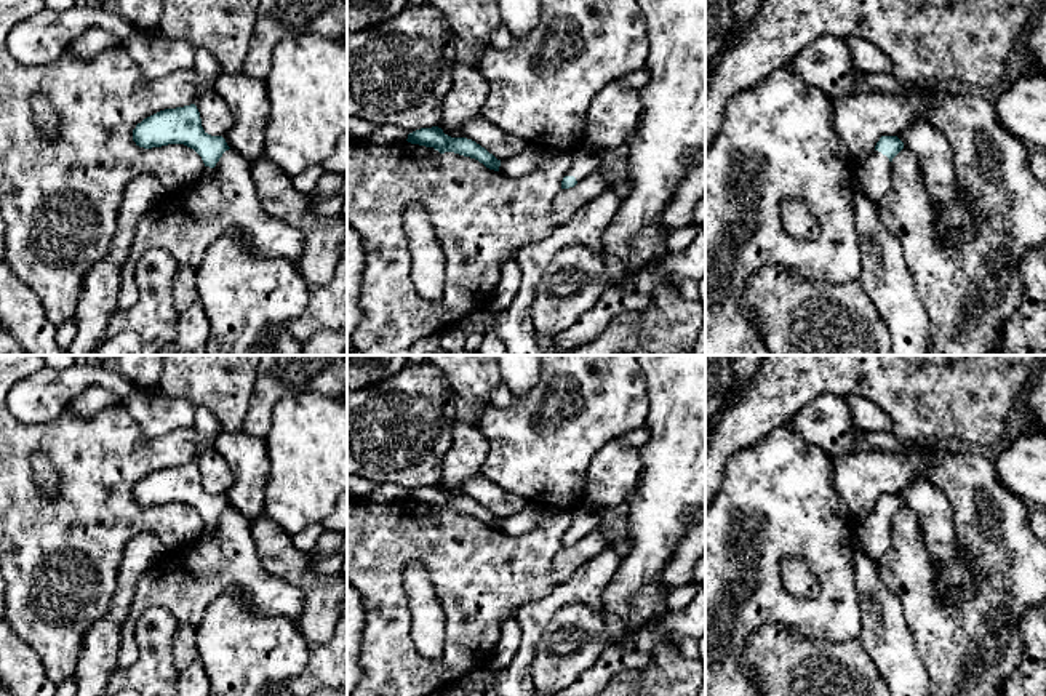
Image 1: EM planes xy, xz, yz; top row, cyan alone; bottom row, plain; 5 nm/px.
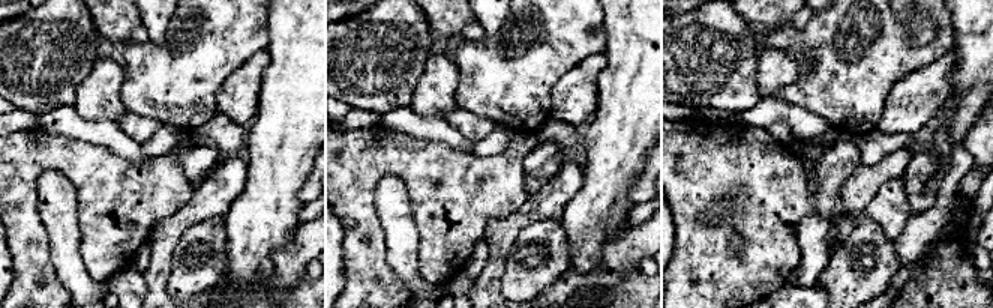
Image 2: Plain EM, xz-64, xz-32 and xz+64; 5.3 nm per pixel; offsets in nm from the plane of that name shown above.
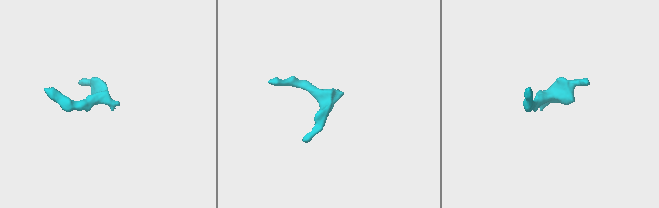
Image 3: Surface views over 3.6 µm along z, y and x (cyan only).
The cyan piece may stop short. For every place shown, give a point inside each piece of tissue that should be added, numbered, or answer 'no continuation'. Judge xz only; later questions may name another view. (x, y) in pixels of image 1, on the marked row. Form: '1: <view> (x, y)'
1: xz (582, 164)

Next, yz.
1: yz (874, 173)

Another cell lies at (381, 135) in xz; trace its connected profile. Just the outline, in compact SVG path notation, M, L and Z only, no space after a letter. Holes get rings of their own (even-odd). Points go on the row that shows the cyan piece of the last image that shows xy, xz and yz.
M377 126L373 134L363 141L371 144L395 144L395 142L405 142L408 139L408 133L405 133L400 128L385 128Z

